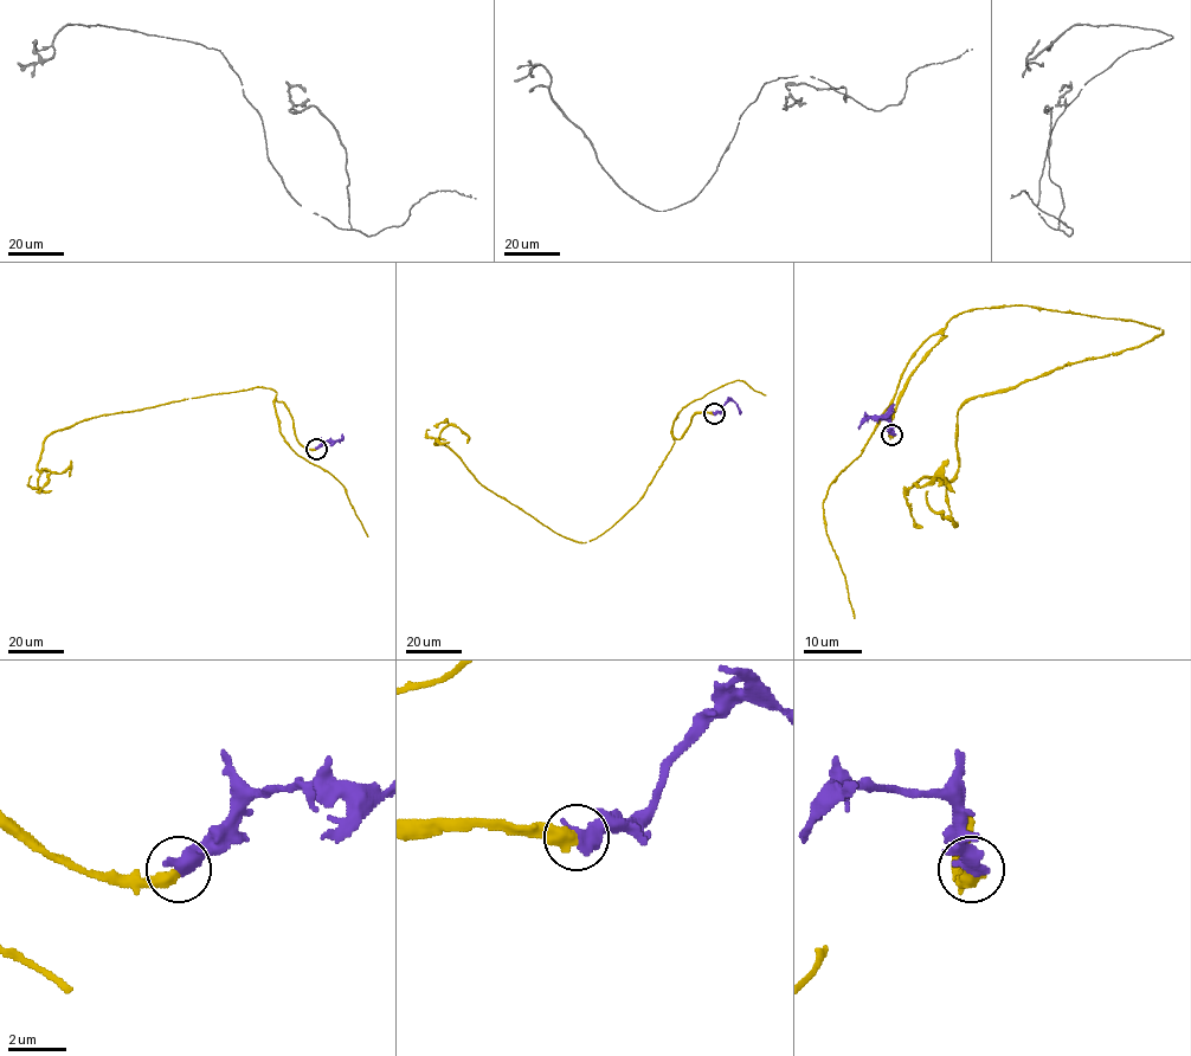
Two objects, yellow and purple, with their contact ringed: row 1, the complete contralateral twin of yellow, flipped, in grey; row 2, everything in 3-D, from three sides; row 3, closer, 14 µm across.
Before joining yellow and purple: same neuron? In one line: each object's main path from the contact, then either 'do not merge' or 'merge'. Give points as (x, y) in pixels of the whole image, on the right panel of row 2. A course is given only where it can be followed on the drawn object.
course yellow (892, 433), (911, 373), (967, 310), (1163, 330), (970, 399), (958, 470), (916, 483), (939, 476), (954, 493); course purple (892, 433), (886, 419), (866, 418), (883, 414), (893, 403); merge

